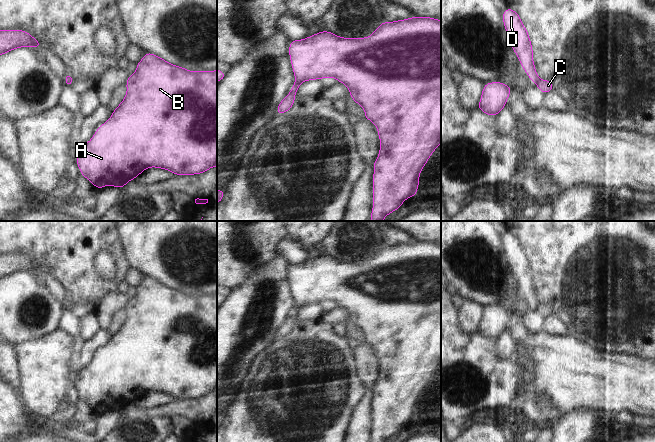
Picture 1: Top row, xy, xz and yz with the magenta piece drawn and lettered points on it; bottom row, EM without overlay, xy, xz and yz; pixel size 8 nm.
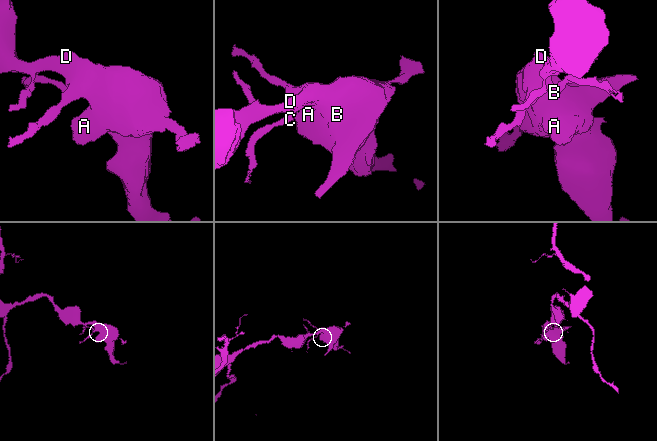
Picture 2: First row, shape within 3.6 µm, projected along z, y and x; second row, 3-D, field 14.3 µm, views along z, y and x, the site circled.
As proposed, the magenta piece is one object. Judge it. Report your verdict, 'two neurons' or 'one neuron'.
two neurons

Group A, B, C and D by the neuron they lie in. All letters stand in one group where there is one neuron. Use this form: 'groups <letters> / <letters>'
groups A B D / C

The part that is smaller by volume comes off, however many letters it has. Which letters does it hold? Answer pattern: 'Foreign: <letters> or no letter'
Foreign: C

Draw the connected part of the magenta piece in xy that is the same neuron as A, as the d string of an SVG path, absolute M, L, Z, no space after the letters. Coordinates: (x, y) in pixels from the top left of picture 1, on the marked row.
M146 53L137 64L136 72L129 76L126 86L127 94L125 99L113 110L111 118L99 126L93 138L87 144L80 146L76 162L81 171L81 175L85 176L99 189L106 185L115 186L120 189L129 180L135 179L142 171L149 167L166 169L175 175L193 175L203 173L211 167L217 166L217 70L192 72L185 68L172 65L153 53Z

